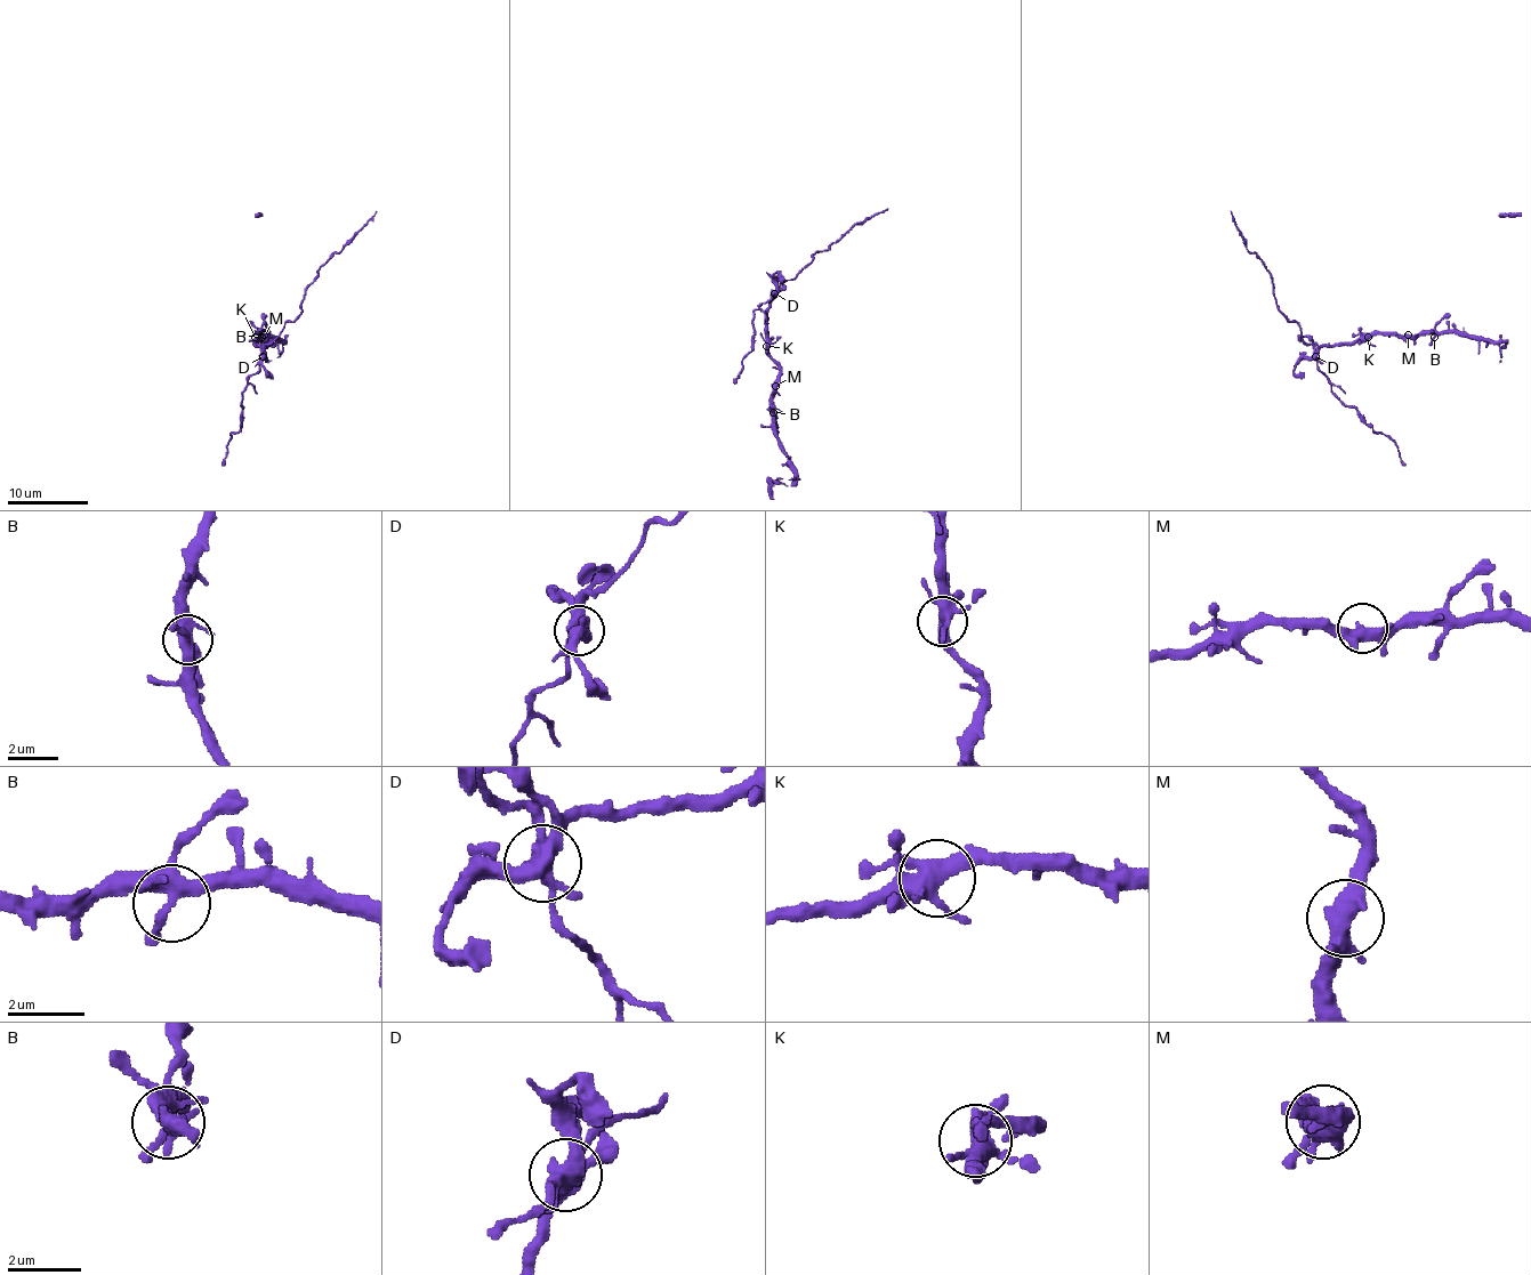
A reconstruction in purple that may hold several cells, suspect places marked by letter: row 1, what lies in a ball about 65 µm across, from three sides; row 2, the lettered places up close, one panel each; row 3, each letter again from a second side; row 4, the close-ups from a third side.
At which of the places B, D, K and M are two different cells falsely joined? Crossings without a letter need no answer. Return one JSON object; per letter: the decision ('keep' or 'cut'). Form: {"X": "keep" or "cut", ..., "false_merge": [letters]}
{"B": "keep", "D": "cut", "K": "keep", "M": "keep", "false_merge": ["D"]}

